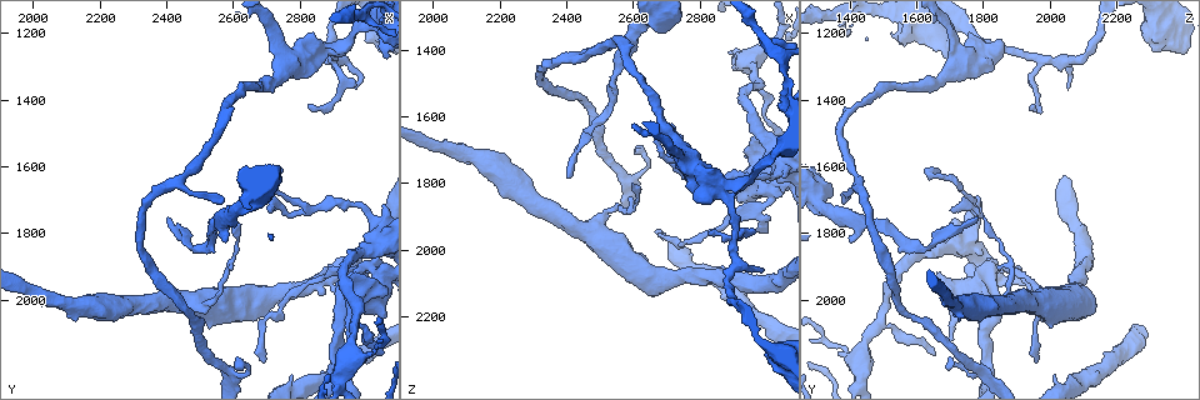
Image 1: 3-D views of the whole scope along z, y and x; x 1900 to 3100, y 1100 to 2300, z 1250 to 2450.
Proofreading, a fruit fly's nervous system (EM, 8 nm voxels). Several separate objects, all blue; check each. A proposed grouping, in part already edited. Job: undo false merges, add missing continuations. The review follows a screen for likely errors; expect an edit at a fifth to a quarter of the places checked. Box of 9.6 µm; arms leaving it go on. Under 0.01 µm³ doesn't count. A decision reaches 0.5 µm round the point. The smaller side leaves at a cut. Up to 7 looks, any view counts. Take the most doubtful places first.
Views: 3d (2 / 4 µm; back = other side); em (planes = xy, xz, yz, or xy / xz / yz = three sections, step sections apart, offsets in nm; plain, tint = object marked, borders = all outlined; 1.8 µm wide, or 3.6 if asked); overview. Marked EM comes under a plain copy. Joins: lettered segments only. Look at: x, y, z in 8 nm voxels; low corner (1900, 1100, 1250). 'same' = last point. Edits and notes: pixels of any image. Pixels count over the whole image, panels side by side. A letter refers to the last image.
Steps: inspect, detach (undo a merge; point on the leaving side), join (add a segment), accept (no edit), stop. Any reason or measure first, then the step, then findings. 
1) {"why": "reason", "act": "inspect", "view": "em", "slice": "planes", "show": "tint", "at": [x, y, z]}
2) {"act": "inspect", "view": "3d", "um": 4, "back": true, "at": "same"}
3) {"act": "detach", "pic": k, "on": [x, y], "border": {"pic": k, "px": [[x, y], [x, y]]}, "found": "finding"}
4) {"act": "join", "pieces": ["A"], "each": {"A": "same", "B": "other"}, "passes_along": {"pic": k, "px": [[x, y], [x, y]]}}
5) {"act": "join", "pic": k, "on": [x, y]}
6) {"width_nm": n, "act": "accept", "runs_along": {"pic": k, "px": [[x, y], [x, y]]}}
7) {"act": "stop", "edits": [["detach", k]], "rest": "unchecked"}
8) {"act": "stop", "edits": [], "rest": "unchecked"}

{"why": "free end", "act": "inspect", "view": "3d", "um": 4, "at": [2980, 1980, 1940]}

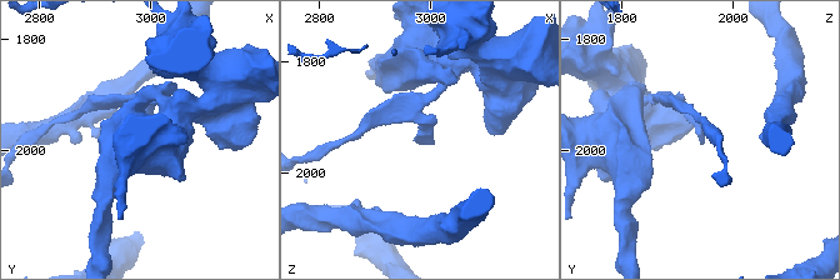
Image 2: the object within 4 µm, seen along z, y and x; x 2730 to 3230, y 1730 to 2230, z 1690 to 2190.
{"why": "need the tissue", "act": "inspect", "view": "em", "um": 3.6, "slice": "planes", "show": "borders", "at": [2985, 1975, 1940]}

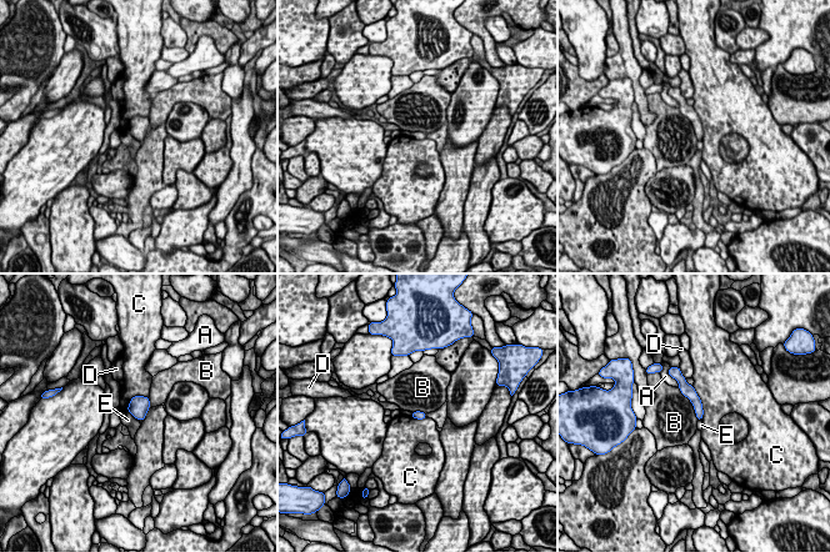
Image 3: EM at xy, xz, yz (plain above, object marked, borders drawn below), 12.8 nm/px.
{"longest_contact_nm": ["B", 500], "act": "accept", "each": {"A": "other", "B": "other", "C": "other", "D": "other", "E": "other"}, "runs_along": {"pic": 3, "px": [[681, 382], [695, 400], [699, 414]]}, "found": "none of them fits"}

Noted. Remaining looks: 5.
{"why": "thin end", "act": "inspect", "view": "em", "slice": "planes", "show": "borders", "at": [2750, 1620, 1650]}

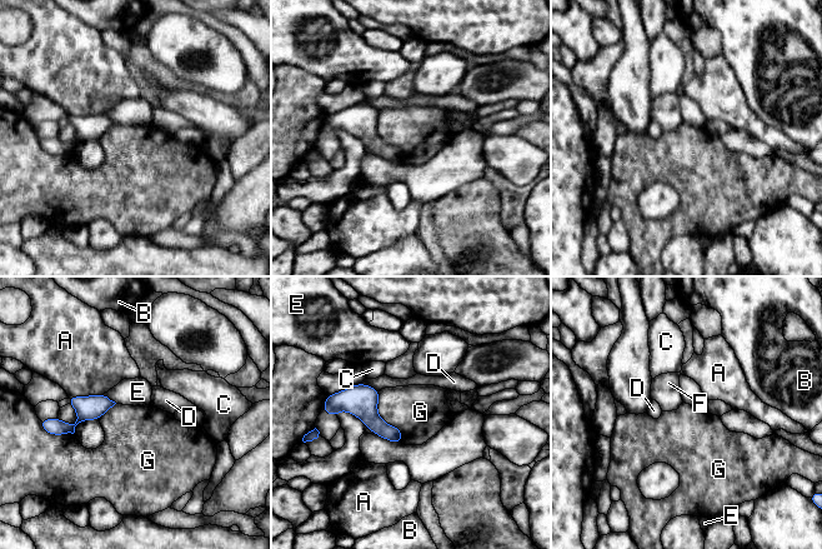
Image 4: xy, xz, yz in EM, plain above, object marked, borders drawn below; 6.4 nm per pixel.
{"act": "accept", "each": {"A": "other", "B": "other", "C": "other", "D": "other", "E": "other", "F": "other", "G": "other"}, "border": {"pic": 4, "px": [[379, 390], [377, 414], [401, 442]]}, "found": "no lettered segment goes on from it"}

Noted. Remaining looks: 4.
{"why": "tapers out", "act": "inspect", "view": "em", "um": 3.6, "slice": "xz", "step": 16, "show": "borders", "at": [2700, 2190, 1950]}

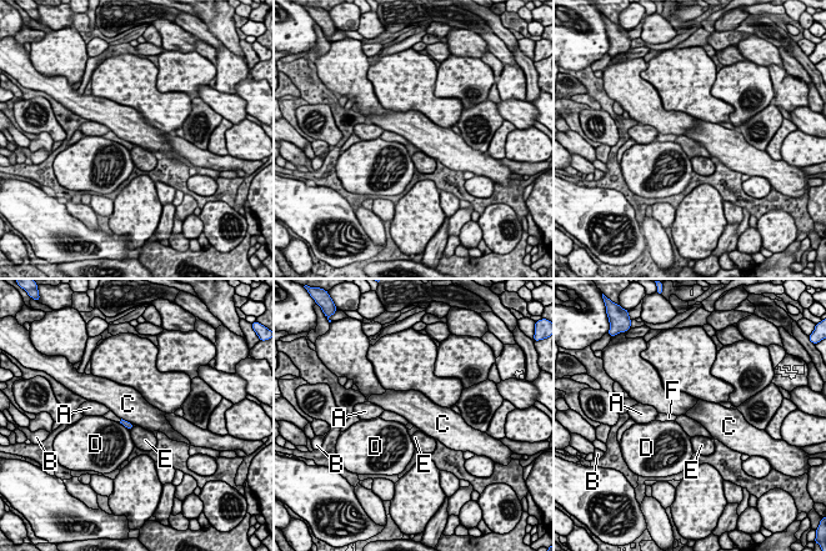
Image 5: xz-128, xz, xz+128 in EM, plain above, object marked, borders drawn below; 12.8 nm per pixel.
{"act": "join", "pieces": ["F"], "each": {"A": "other", "B": "other", "C": "other", "D": "other", "E": "other", "F": "same"}, "passes_along": {"pic": 5, "px": [[126, 424], [120, 421], [110, 415]]}, "found": "the cell continues"}

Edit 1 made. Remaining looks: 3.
{"act": "stop", "edits": [["join", 5]], "rest": "unchecked"}

